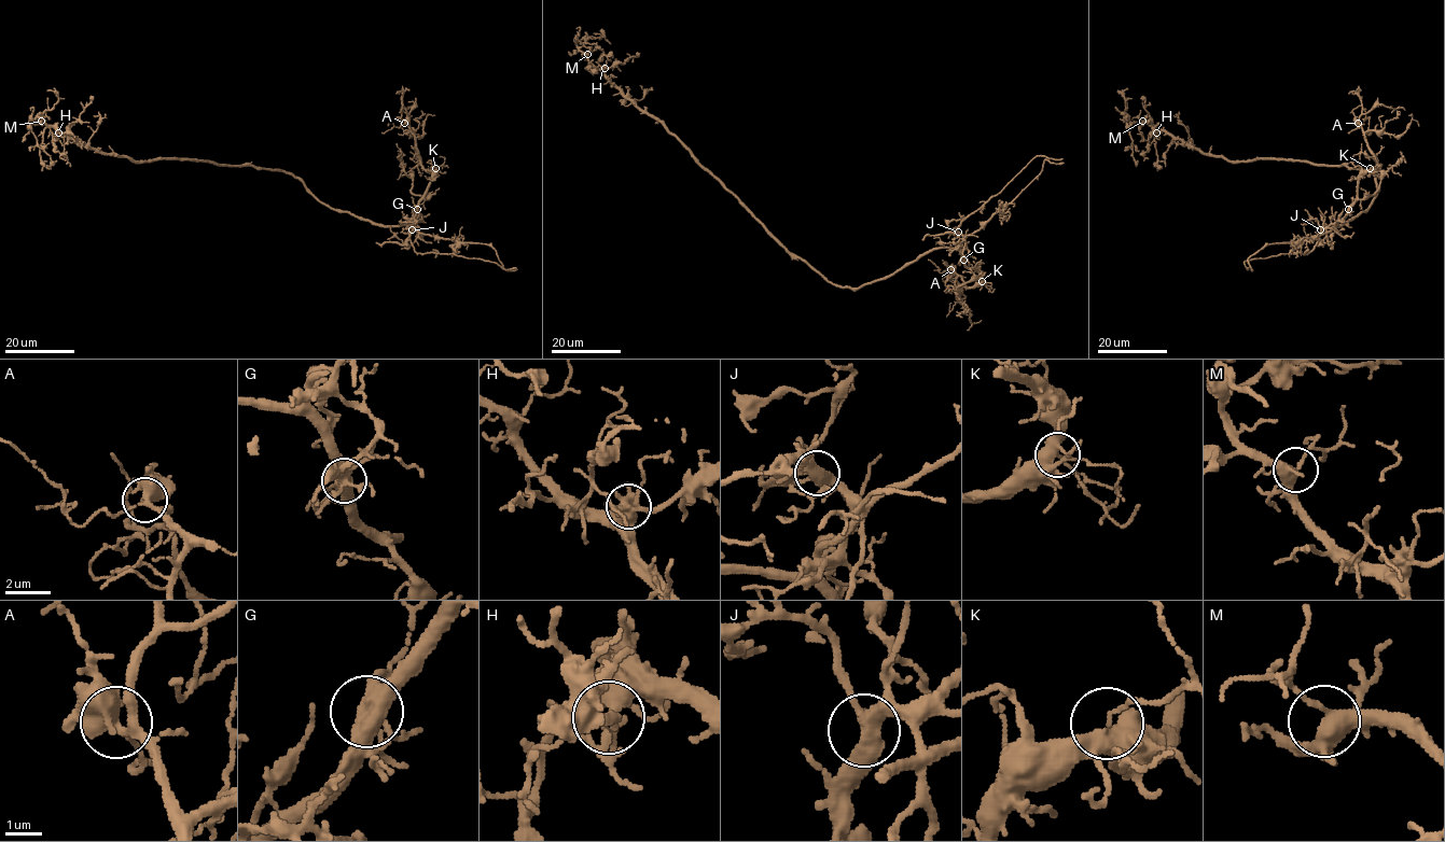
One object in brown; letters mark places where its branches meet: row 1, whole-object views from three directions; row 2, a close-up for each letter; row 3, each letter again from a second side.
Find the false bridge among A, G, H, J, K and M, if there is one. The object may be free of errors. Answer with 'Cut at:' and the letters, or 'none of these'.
Cut at: G

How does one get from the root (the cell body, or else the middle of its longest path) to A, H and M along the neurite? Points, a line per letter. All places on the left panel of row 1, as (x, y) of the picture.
A: (264, 169), (296, 177), (332, 208), (379, 224), (405, 225), (416, 216), (434, 172), (422, 165), (404, 123)
H: (264, 169), (190, 159), (133, 162), (127, 157), (86, 149), (58, 132)
M: (264, 169), (190, 159), (133, 162), (127, 157), (86, 149), (41, 121)

